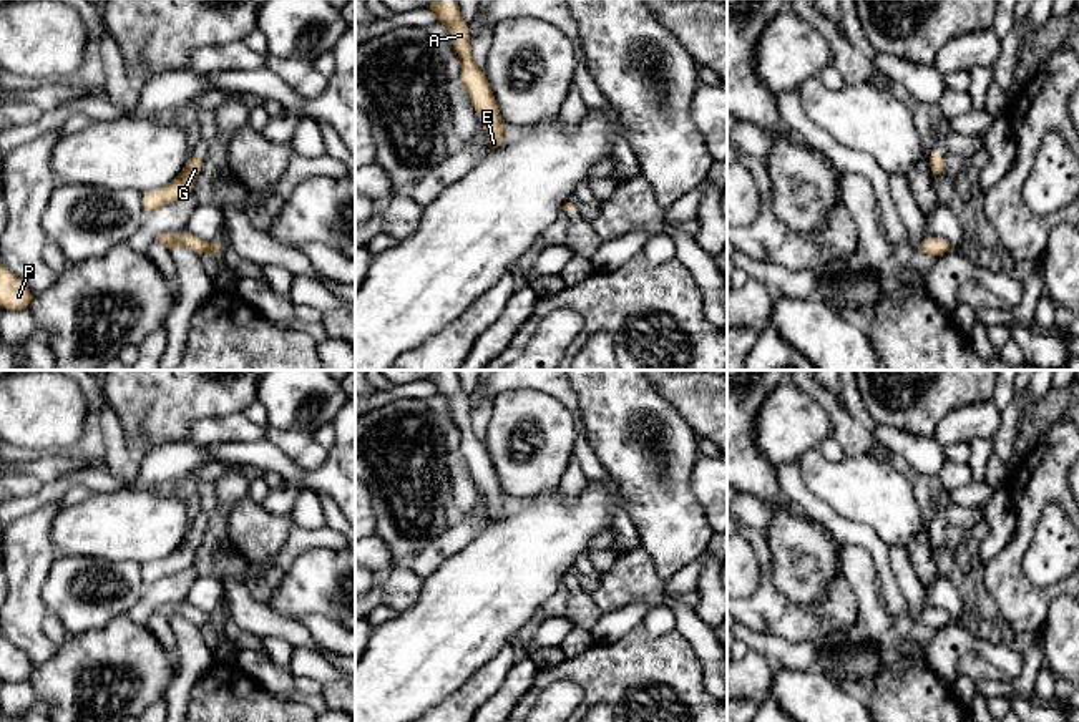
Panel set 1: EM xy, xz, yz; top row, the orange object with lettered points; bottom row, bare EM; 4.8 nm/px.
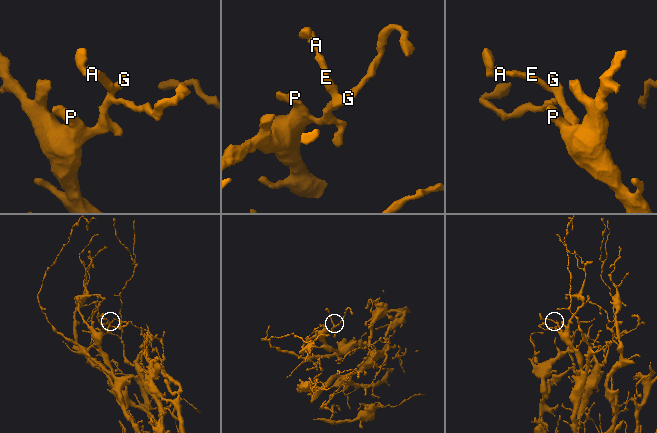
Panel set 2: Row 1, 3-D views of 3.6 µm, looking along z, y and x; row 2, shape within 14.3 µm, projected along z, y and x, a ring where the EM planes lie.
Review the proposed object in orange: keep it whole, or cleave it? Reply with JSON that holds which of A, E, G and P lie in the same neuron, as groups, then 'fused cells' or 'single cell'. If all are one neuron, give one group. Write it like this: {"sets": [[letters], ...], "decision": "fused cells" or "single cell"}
{"sets": [["A", "E", "G", "P"]], "decision": "single cell"}

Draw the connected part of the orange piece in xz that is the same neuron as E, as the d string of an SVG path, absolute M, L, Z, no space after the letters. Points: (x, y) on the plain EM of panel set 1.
M432 370L428 385L448 400L452 417L461 432L461 443L456 455L468 465L478 491L485 498L485 524L491 524L506 515L503 510L503 490L485 443L475 437L471 428L470 398L461 390L458 372Z

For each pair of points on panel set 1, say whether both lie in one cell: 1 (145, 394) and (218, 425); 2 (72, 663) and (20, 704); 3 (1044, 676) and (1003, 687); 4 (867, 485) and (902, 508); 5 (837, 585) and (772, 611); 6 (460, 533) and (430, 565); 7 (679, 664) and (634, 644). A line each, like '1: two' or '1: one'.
1: two
2: two
3: two
4: one
5: one
6: one
7: one

